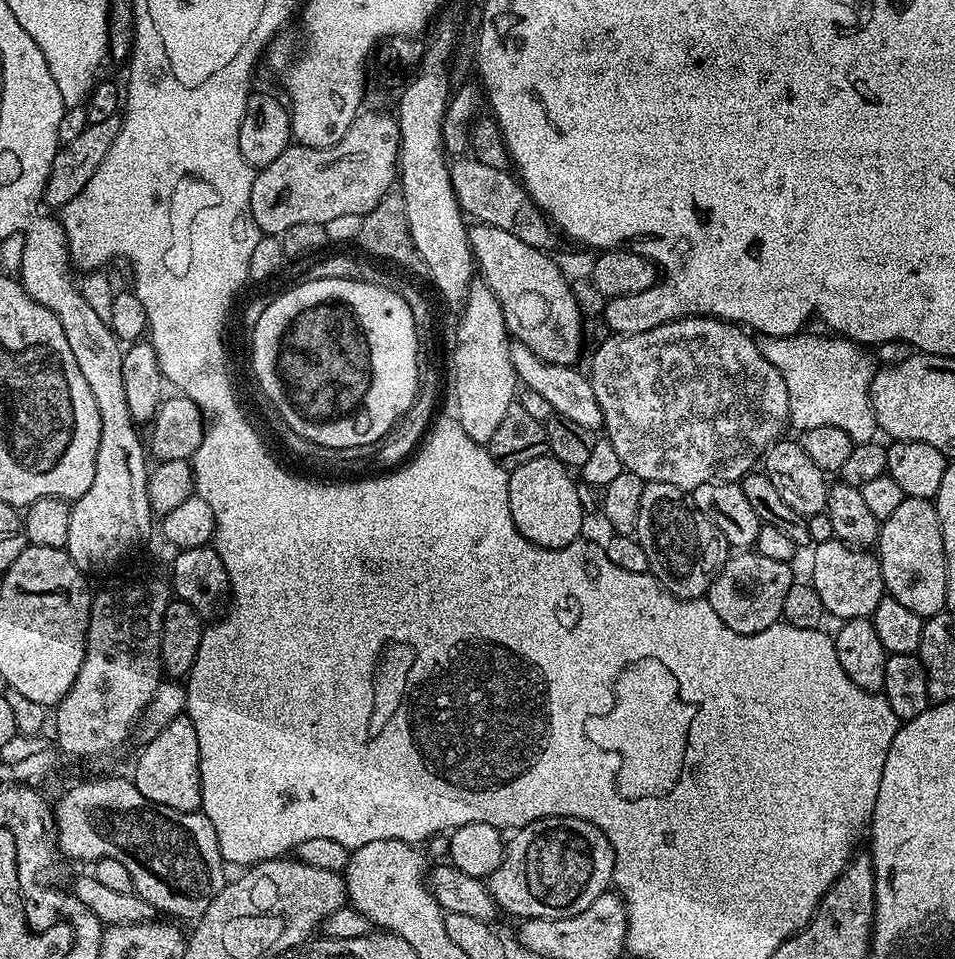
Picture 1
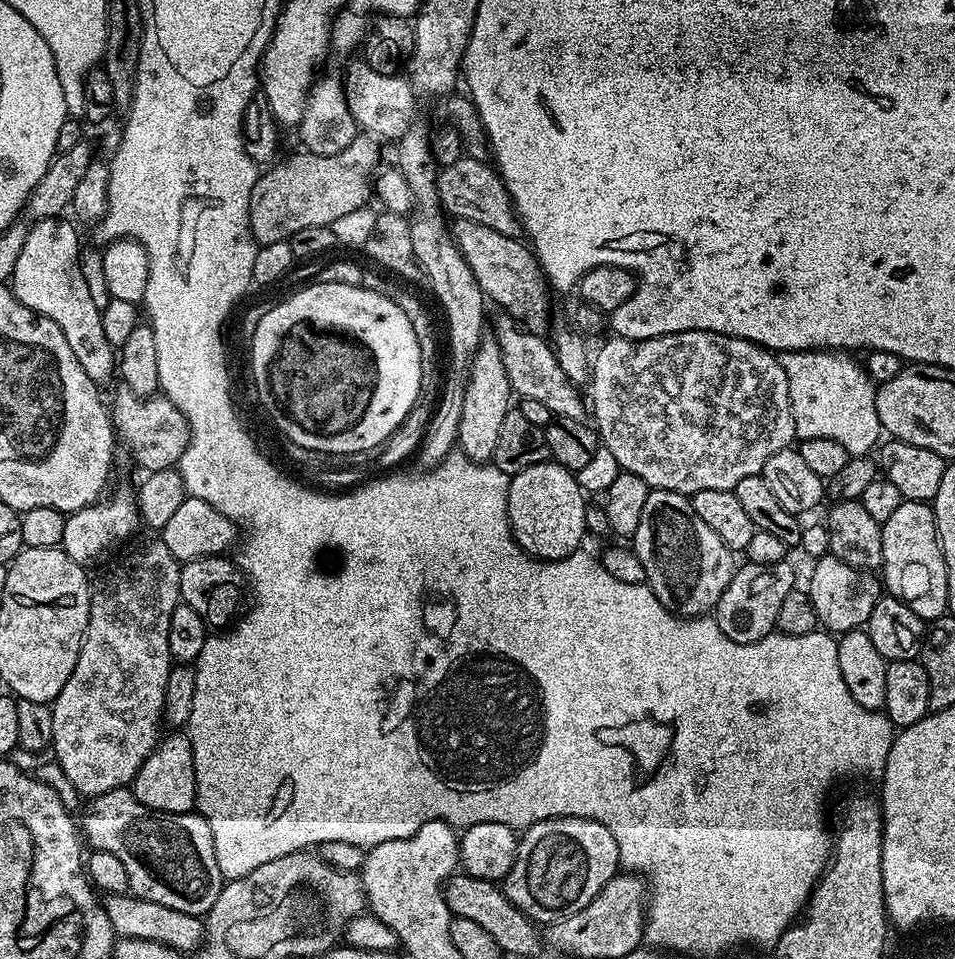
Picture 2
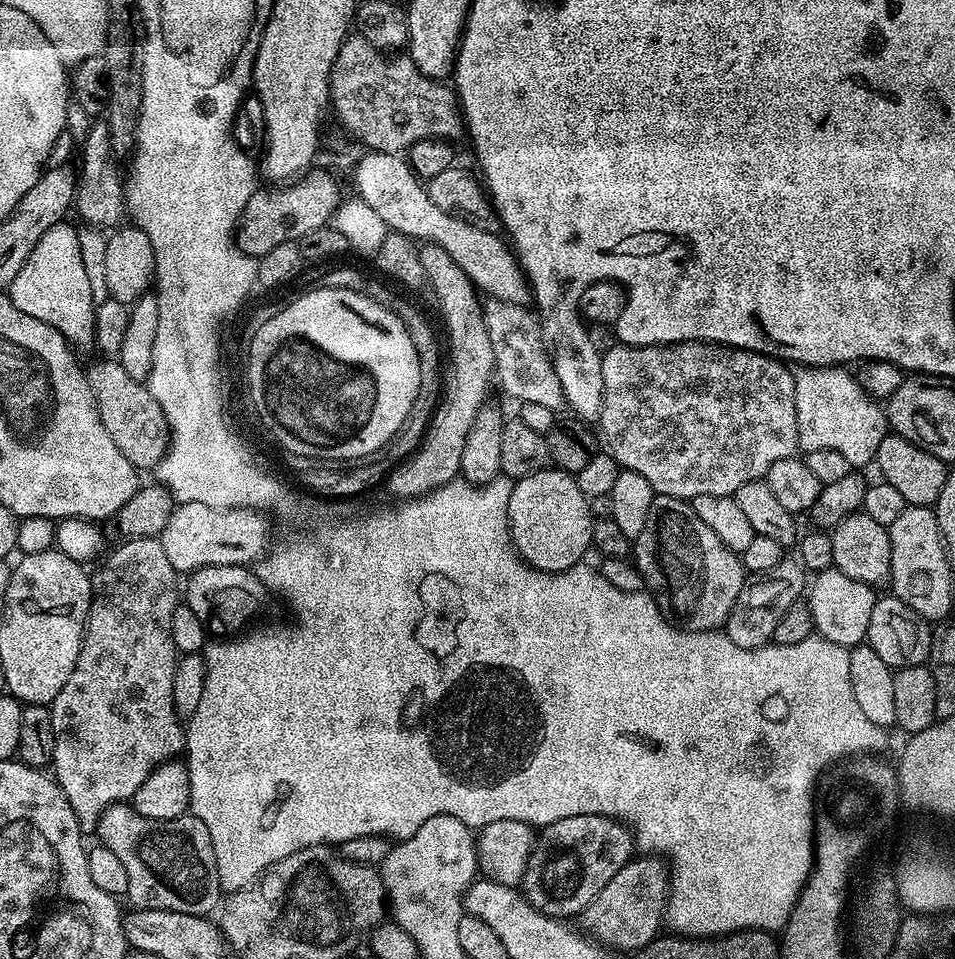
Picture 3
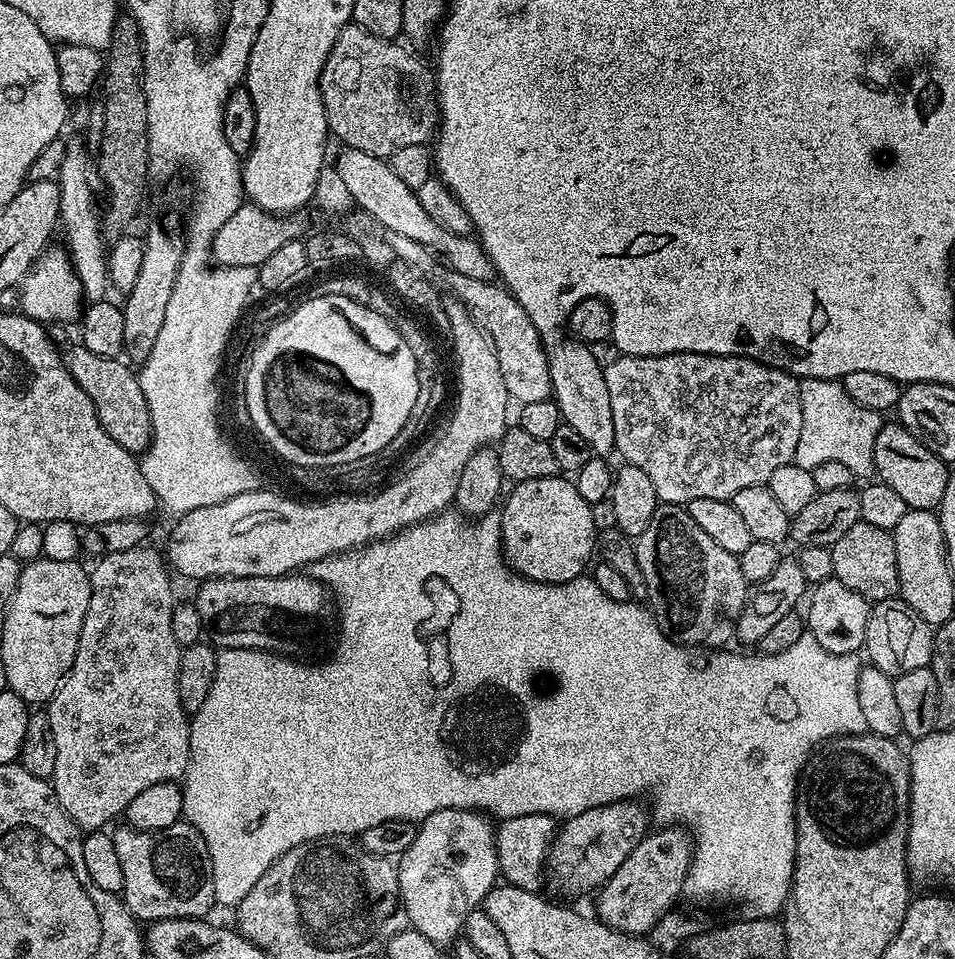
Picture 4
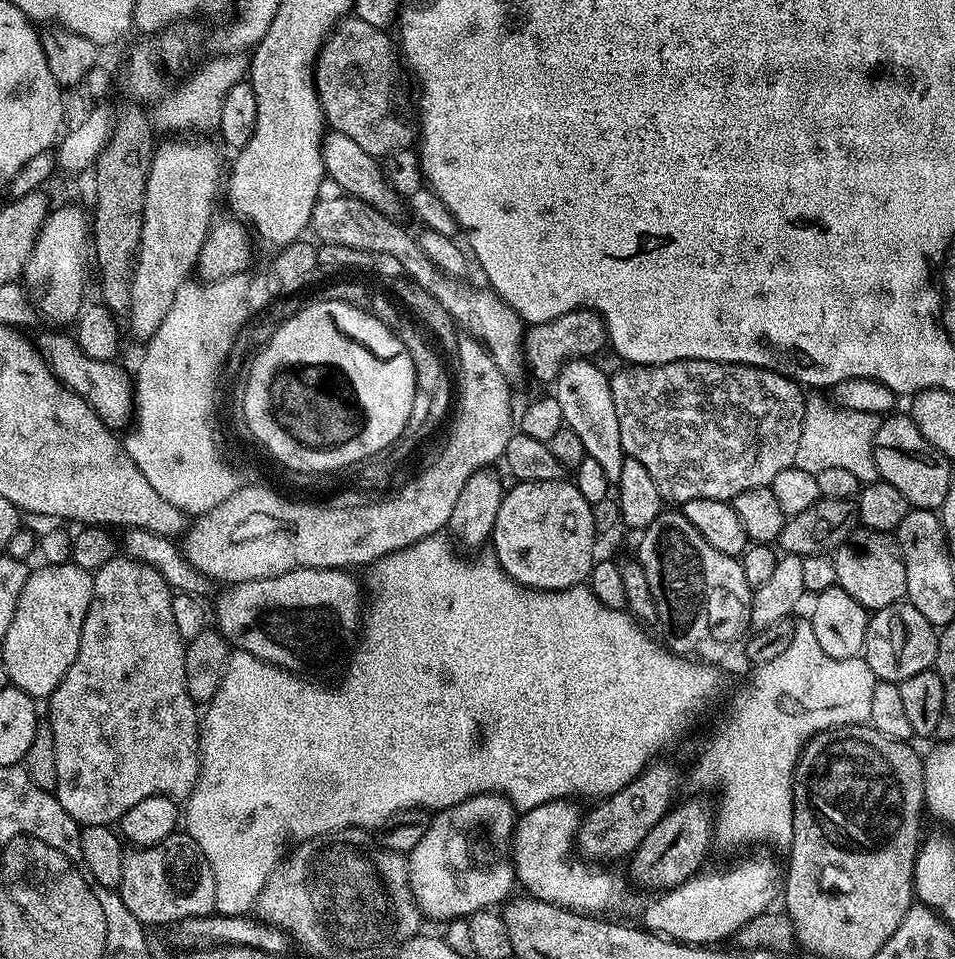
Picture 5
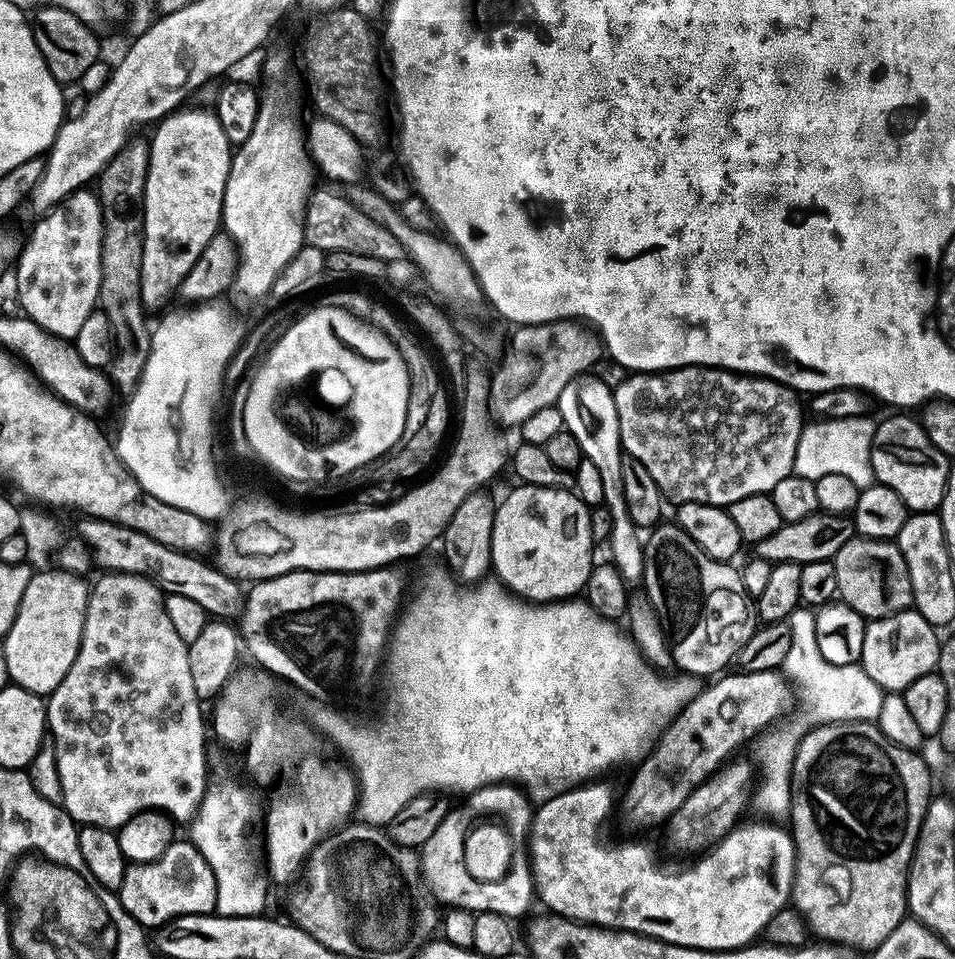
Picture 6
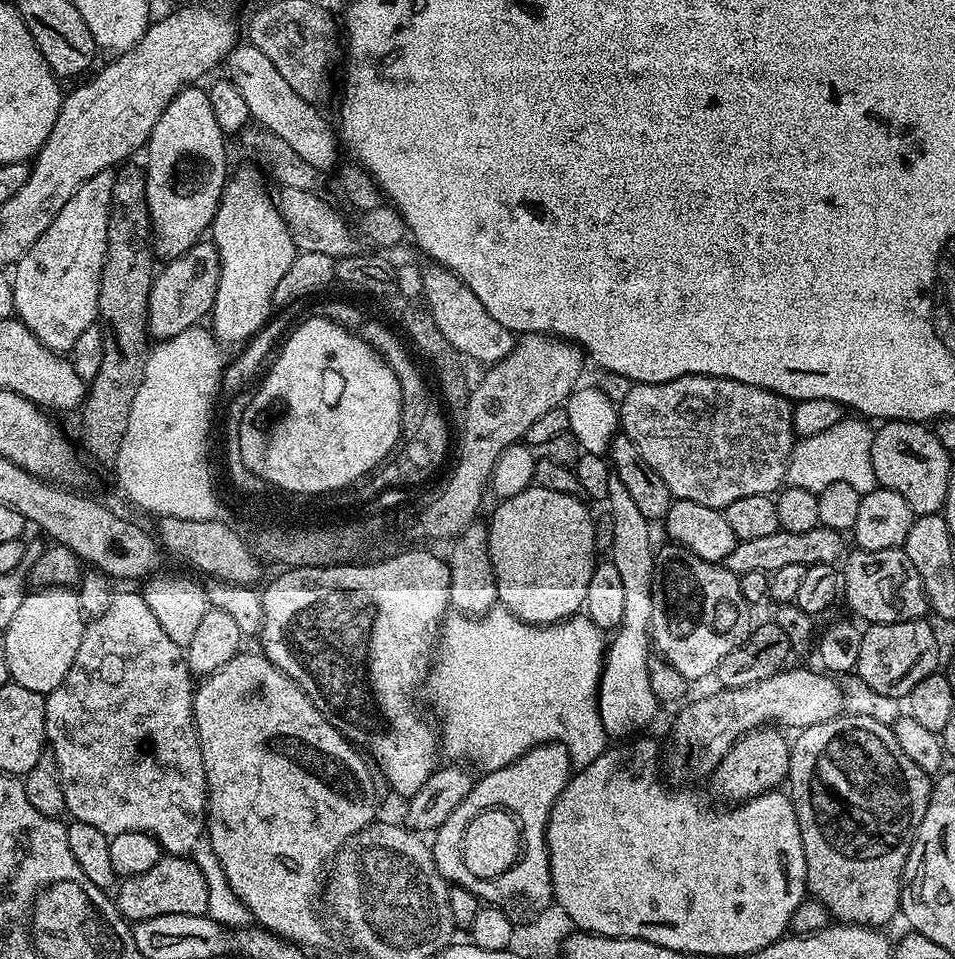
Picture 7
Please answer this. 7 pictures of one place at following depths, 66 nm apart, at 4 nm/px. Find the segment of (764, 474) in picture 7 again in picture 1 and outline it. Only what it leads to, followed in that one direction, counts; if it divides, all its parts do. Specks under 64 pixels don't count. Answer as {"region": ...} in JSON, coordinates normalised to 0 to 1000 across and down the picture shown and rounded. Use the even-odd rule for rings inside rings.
{"region":[[[718,330],[715,334],[701,334],[685,344],[676,344],[668,348],[642,348],[637,350],[624,363],[620,371],[620,388],[618,395],[622,403],[622,415],[626,415],[626,423],[630,428],[632,444],[631,454],[643,465],[647,478],[651,478],[653,491],[668,494],[680,505],[697,503],[702,507],[710,507],[724,511],[745,501],[774,502],[793,487],[800,472],[822,454],[821,445],[826,445],[823,399],[815,385],[799,371],[797,360],[784,349],[778,341],[763,335],[743,330]]]}

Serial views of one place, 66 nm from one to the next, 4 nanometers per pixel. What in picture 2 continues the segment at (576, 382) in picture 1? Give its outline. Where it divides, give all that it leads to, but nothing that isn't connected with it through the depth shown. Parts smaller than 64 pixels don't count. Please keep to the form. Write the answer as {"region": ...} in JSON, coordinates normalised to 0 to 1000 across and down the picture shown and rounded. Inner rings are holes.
{"region":[[[524,327],[520,332],[517,353],[524,366],[526,382],[530,382],[530,394],[534,394],[534,403],[541,414],[559,415],[568,419],[578,429],[579,435],[613,437],[613,414],[612,417],[607,414],[608,406],[586,383],[579,360],[573,353],[570,356],[566,349],[554,346],[531,327]]]}

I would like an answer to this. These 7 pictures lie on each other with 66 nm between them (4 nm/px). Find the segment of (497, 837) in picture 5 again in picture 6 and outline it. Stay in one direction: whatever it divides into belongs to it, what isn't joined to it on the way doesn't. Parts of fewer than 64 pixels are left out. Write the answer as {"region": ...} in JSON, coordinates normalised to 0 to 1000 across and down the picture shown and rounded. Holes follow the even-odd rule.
{"region":[[[535,815],[514,818],[493,827],[483,843],[474,842],[465,850],[459,865],[450,870],[450,874],[438,888],[440,912],[443,921],[452,925],[454,937],[462,938],[465,945],[488,947],[496,952],[532,949],[535,943],[553,943],[559,938],[559,923],[556,917],[552,912],[543,913],[540,909],[532,909],[536,905],[536,888],[528,884],[527,878],[524,877],[523,861],[511,859],[511,851],[528,851],[531,847],[547,846],[548,833],[550,834],[550,831],[546,823]],[[493,868],[511,872],[511,876],[503,880],[503,893],[494,897],[495,910],[490,906],[490,871]]]}

